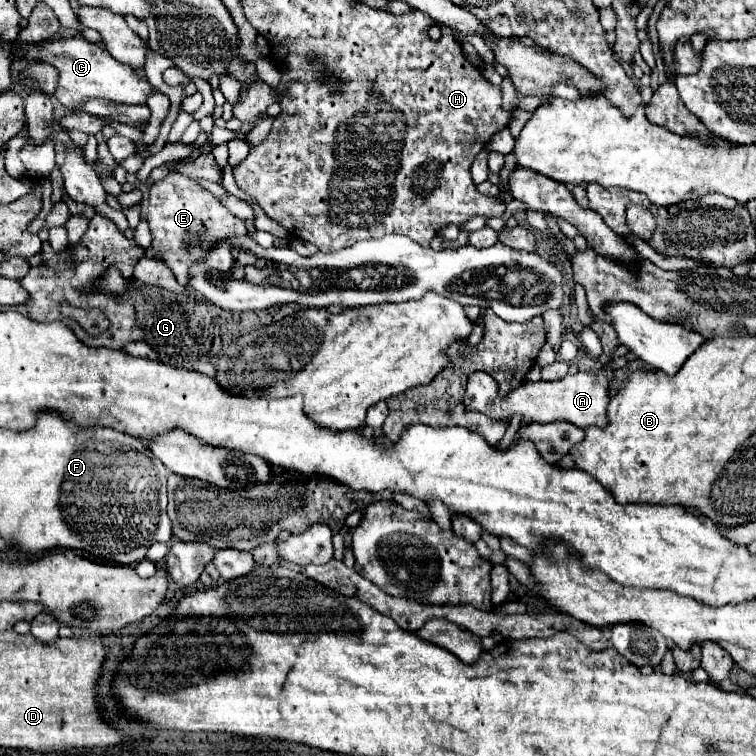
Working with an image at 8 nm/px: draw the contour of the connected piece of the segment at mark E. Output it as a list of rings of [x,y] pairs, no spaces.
[[[169,172],[165,180],[159,180],[151,186],[147,222],[151,228],[153,244],[145,250],[145,256],[165,262],[175,274],[177,282],[183,286],[189,286],[191,266],[205,260],[217,242],[233,236],[247,236],[247,228],[241,218],[233,216],[221,204],[221,200],[209,190],[201,188],[195,178],[183,176],[179,172]]]

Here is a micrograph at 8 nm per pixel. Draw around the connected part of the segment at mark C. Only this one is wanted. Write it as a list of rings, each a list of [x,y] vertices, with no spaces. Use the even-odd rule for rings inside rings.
[[[83,36],[55,40],[43,46],[25,46],[23,58],[51,62],[59,68],[59,86],[55,90],[55,98],[69,110],[77,110],[79,104],[91,98],[103,98],[121,104],[147,104],[147,98],[155,92],[145,76],[139,76],[131,66],[117,62],[111,58],[111,54],[107,54],[107,50],[101,50],[97,44],[87,42]]]

